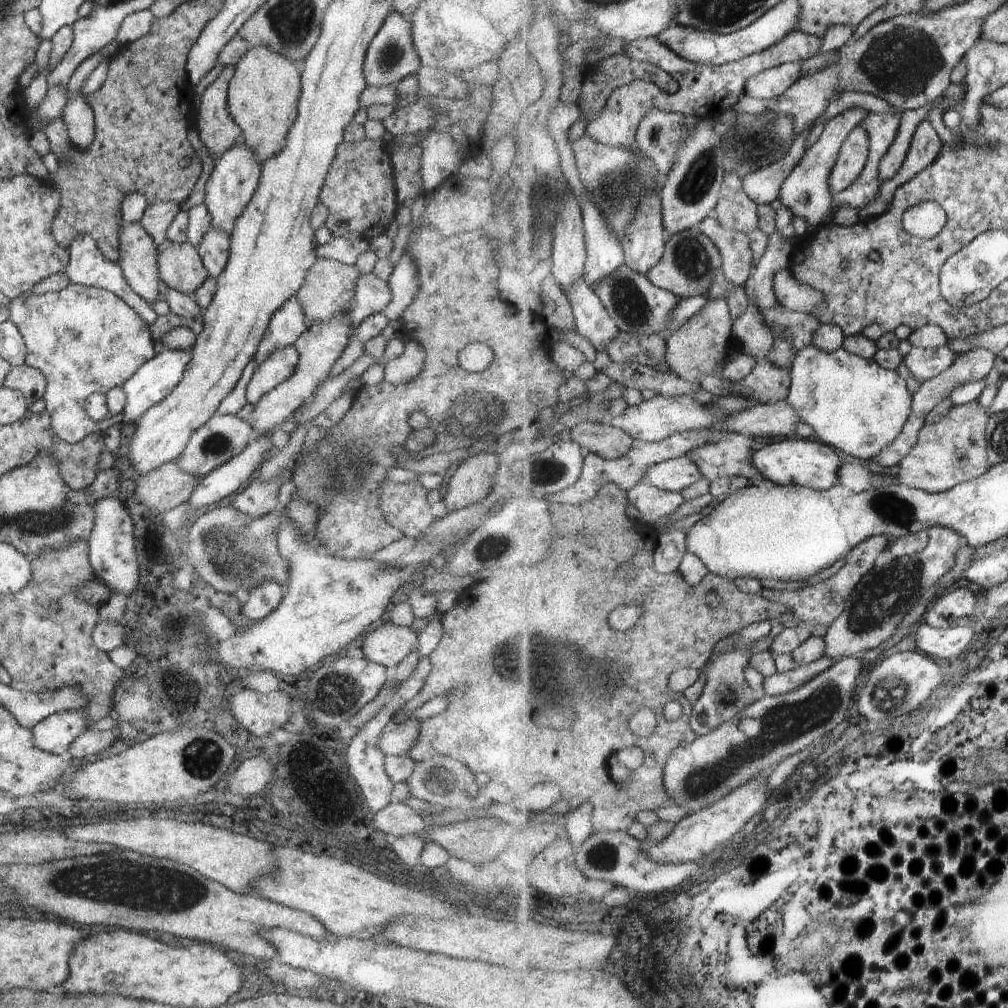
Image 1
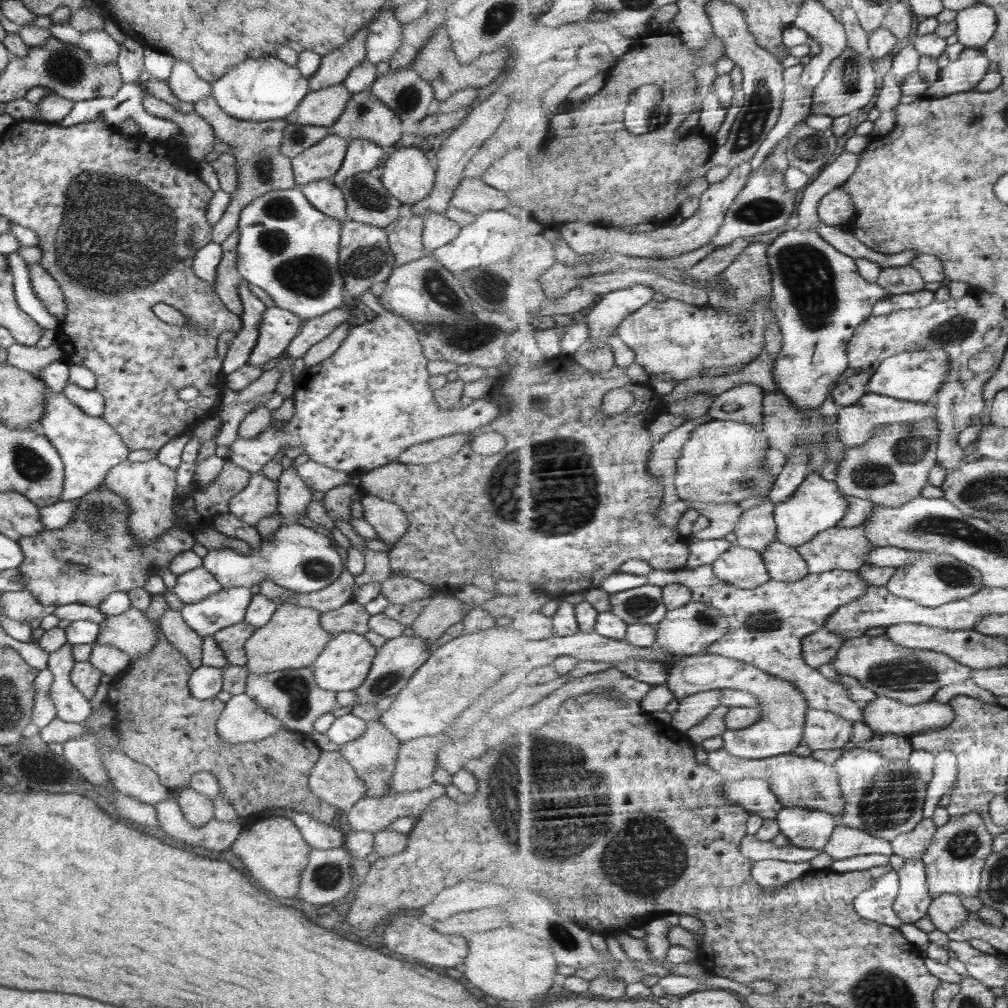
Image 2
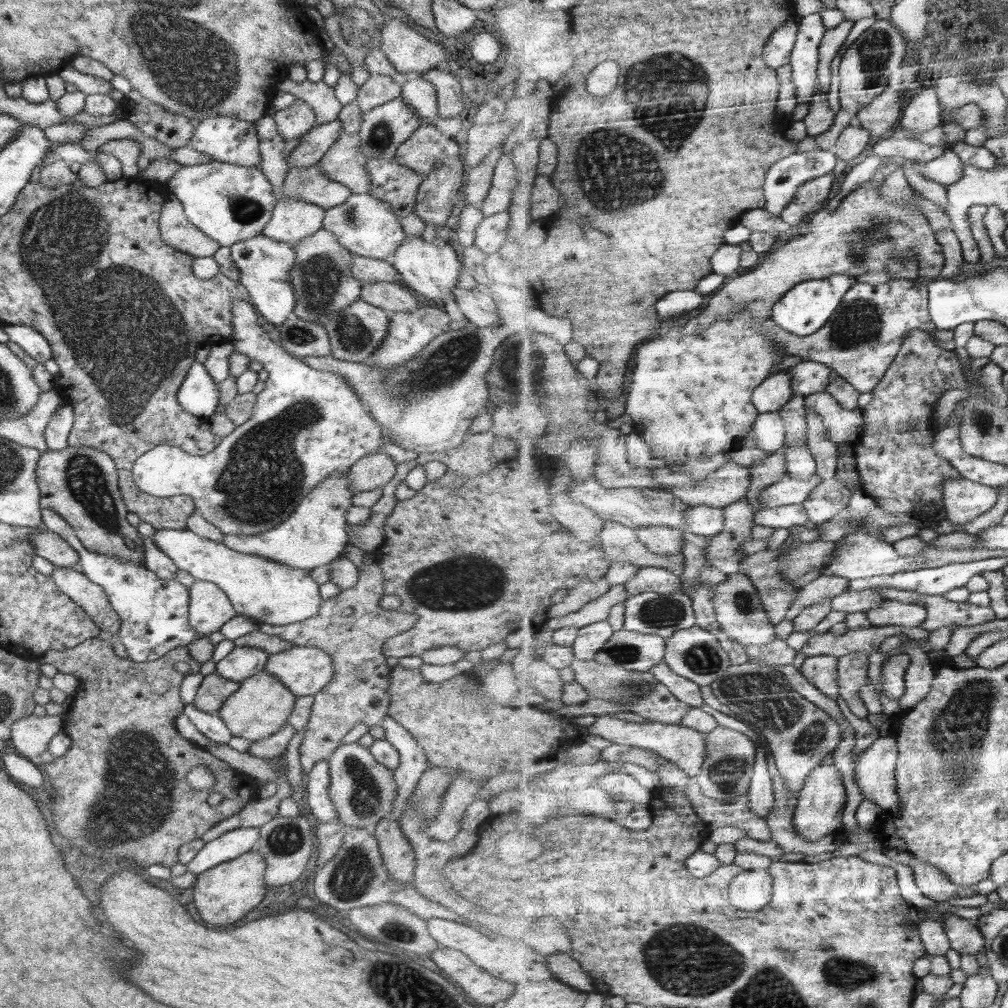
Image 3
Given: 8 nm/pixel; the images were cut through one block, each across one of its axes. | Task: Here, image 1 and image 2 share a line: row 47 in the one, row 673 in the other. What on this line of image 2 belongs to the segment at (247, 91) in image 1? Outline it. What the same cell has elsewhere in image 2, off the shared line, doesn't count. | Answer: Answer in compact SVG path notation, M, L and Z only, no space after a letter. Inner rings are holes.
M290 602L280 603L267 624L258 627L246 641L247 671L266 674L278 669L310 667L334 635L320 625L321 614L314 608Z

